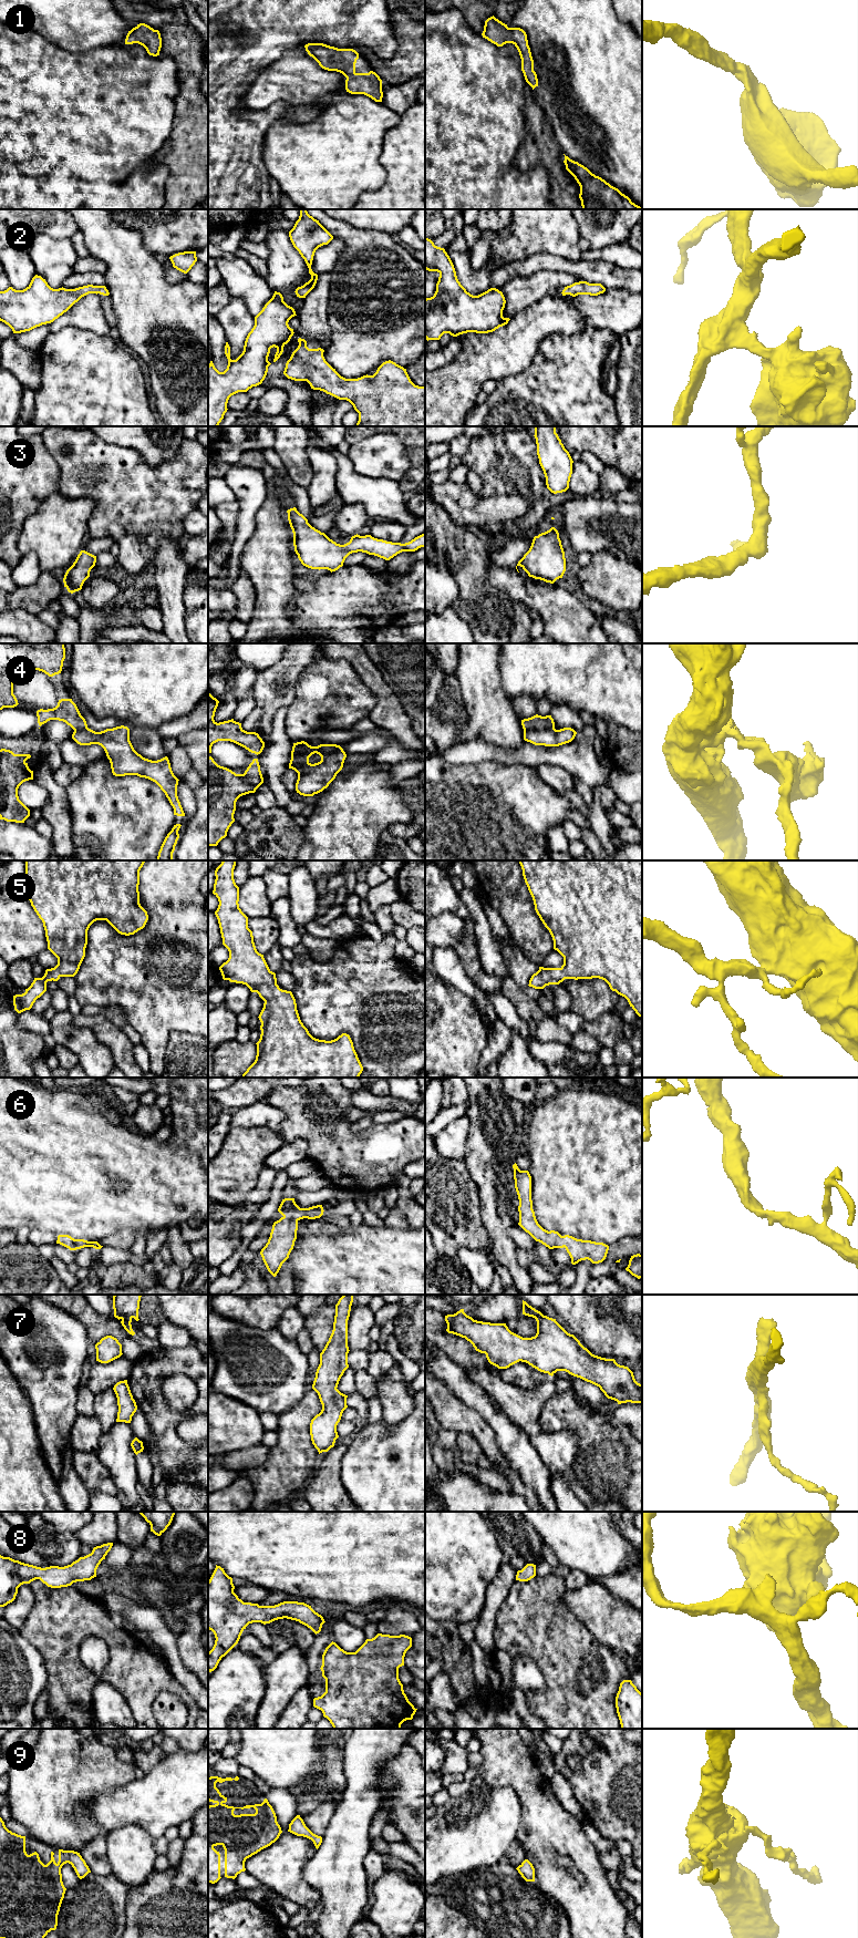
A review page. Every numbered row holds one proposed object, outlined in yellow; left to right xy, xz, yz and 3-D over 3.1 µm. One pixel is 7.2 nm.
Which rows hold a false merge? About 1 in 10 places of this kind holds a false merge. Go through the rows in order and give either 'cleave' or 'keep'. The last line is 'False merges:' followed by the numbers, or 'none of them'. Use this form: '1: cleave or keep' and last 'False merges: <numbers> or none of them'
1: keep
2: keep
3: keep
4: cleave
5: keep
6: keep
7: keep
8: keep
9: keep
False merges: 4

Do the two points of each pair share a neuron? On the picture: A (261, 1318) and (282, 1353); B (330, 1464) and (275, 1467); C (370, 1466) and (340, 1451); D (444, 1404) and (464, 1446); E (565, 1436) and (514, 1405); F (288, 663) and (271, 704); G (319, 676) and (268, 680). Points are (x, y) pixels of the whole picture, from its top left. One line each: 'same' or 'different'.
A: different
B: different
C: different
D: different
E: same
F: same
G: different

